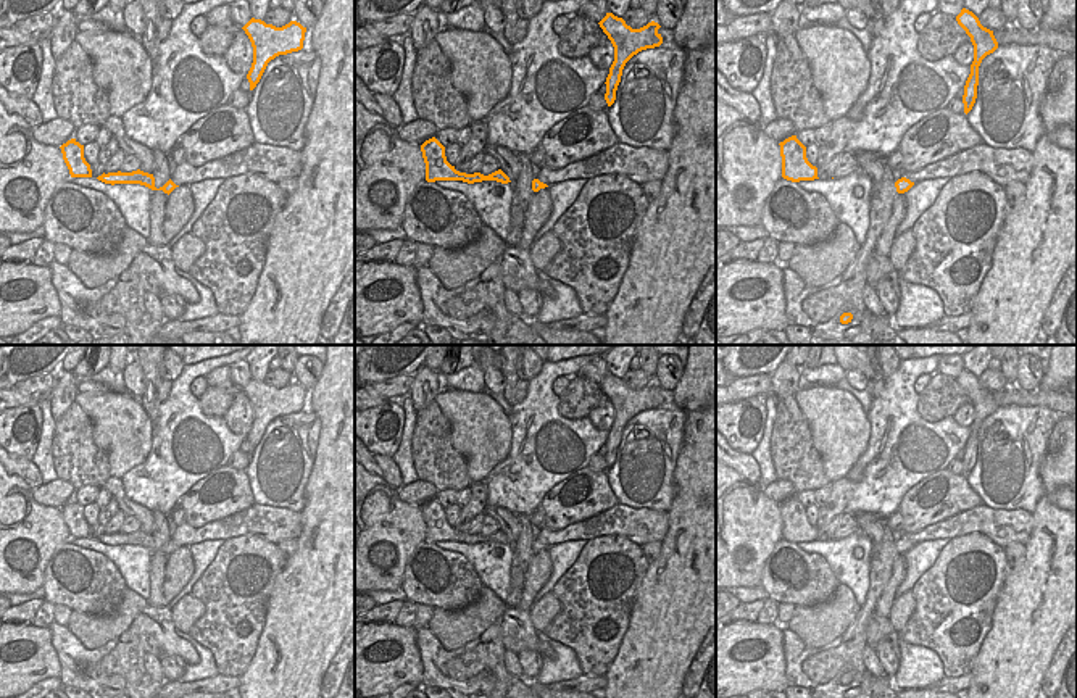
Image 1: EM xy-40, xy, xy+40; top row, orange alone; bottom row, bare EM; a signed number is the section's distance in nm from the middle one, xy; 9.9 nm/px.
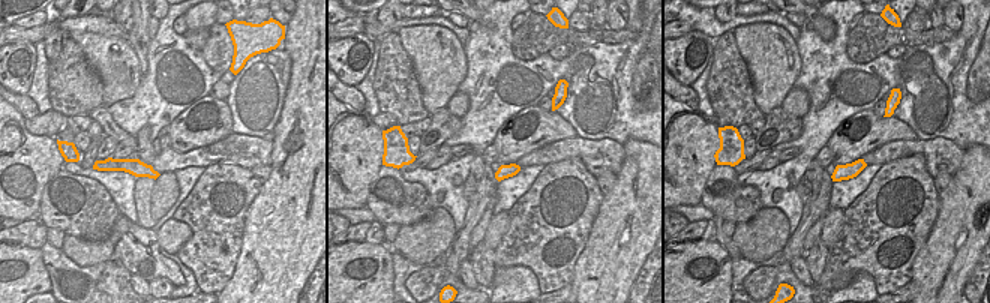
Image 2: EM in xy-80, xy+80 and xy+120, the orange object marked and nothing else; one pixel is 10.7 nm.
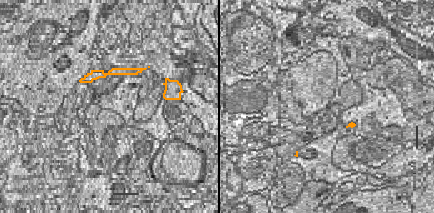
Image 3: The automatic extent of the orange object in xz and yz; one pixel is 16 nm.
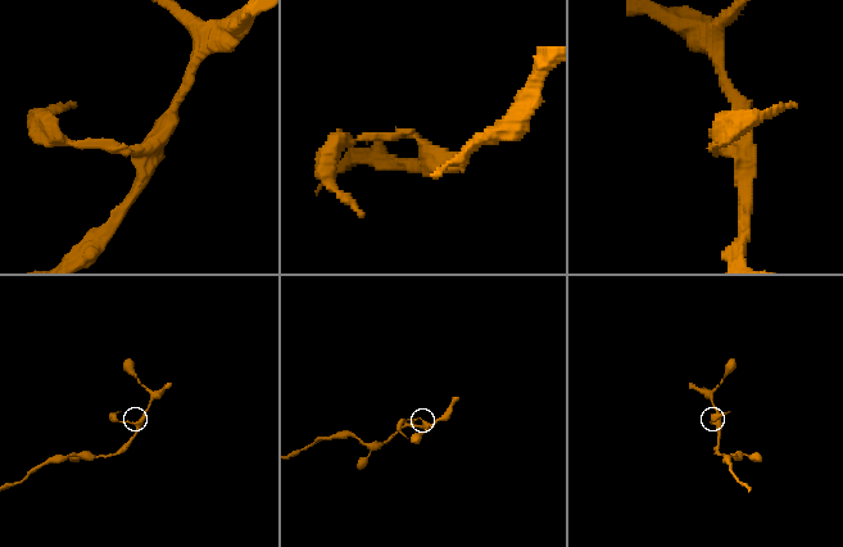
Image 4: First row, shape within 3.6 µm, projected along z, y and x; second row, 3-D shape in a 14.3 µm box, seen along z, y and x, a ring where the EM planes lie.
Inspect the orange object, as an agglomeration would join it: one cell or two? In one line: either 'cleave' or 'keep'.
keep

